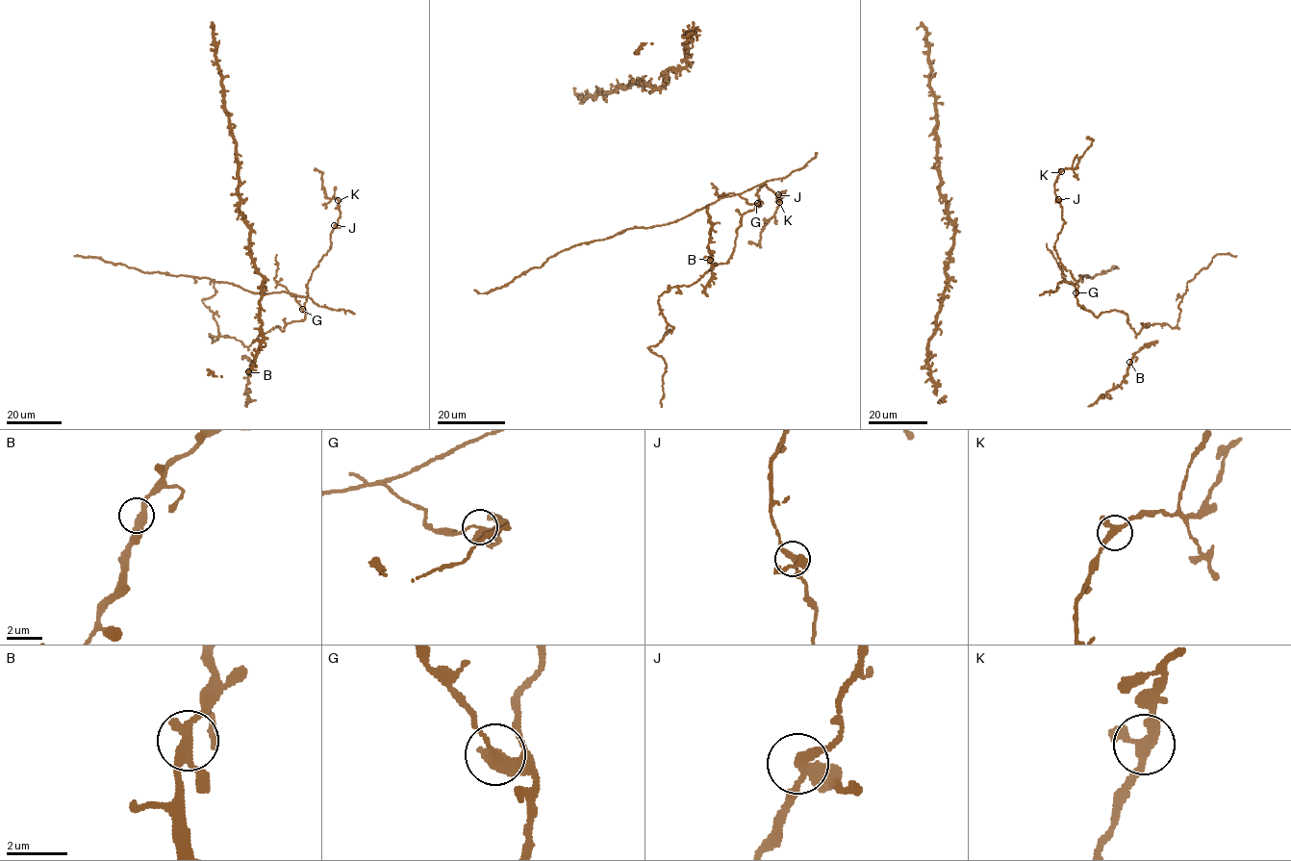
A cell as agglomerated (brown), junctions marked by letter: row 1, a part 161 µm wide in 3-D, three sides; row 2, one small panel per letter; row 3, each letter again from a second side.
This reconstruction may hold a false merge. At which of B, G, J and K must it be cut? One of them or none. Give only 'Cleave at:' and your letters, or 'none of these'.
Cleave at: G

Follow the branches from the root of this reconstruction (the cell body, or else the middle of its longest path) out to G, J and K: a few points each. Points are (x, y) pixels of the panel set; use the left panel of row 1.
G: (281, 285), (295, 296), (302, 309)
J: (281, 285), (305, 309), (308, 281), (331, 247), (330, 233), (334, 225)
K: (281, 285), (305, 309), (308, 281), (331, 247), (330, 233), (340, 216), (338, 200)

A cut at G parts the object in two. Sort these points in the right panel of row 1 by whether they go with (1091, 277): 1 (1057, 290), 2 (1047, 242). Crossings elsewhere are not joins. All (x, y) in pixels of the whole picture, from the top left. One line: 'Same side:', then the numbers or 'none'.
Same side: 1, 2

